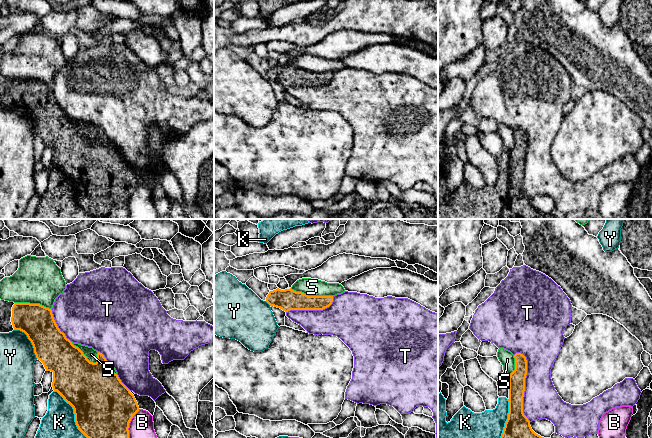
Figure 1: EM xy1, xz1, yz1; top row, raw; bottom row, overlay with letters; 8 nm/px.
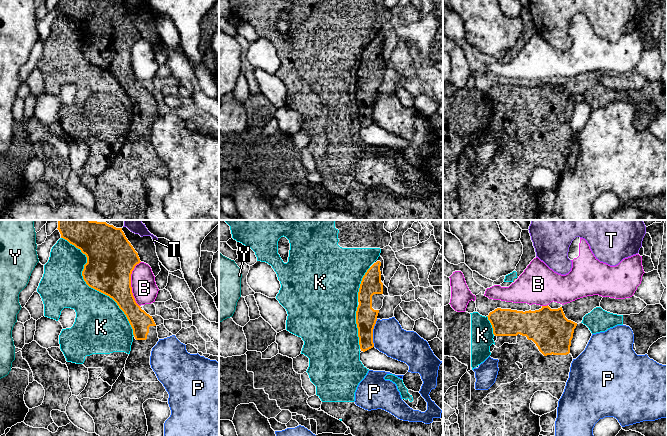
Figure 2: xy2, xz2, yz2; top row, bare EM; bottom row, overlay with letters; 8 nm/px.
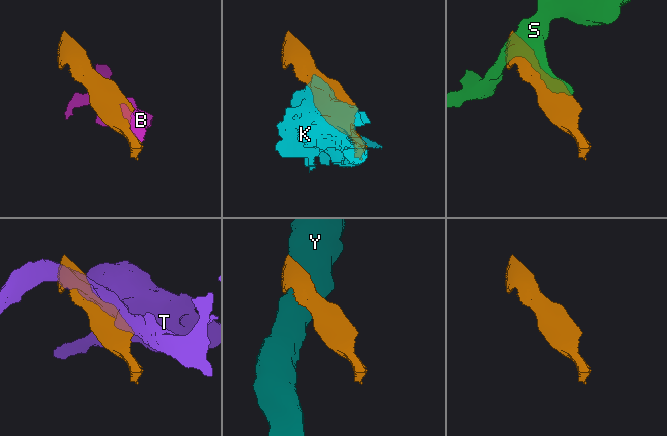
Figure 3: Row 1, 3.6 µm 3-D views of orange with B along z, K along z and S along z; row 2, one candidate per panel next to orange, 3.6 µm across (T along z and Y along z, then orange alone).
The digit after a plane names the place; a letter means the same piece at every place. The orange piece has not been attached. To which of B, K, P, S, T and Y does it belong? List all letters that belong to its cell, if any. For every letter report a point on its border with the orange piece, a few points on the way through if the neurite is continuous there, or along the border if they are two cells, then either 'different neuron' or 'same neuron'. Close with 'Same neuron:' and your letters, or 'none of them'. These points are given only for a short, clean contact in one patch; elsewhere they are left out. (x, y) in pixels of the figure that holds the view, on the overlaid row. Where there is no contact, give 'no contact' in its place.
B: meets orange in xy2 at (130, 284); different neuron
K: meets orange in xy2 at (91, 287); different neuron
P: meets orange in xz2 at (372, 333); border along xz2 (377, 319), (373, 329), (373, 346); different neuron
S: meets orange in xz1 at (311, 296); different neuron
T: meets orange in yz1 at (524, 385); different neuron
Y: meets orange in xy1 at (30, 340); different neuron
Same neuron: none of them

